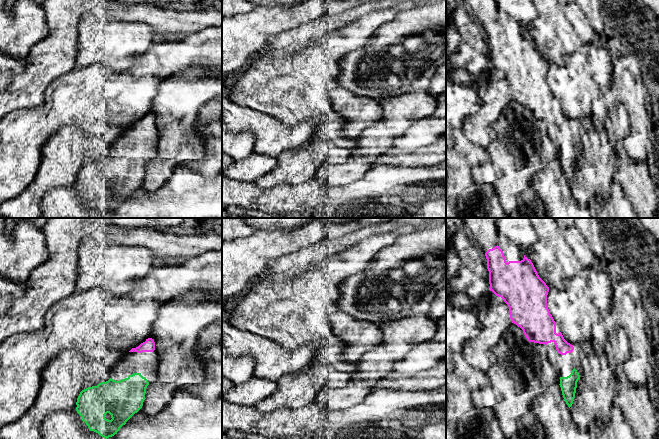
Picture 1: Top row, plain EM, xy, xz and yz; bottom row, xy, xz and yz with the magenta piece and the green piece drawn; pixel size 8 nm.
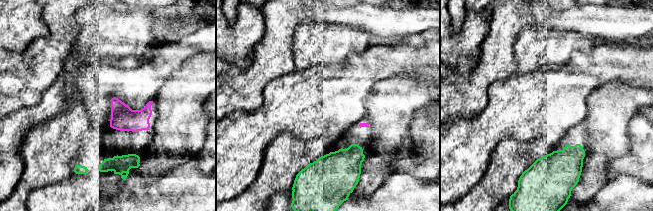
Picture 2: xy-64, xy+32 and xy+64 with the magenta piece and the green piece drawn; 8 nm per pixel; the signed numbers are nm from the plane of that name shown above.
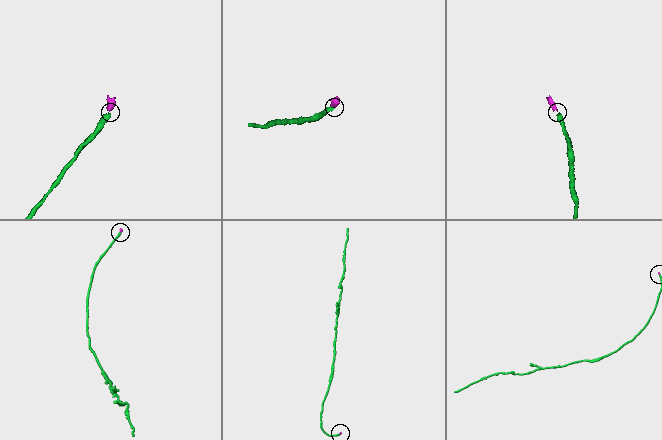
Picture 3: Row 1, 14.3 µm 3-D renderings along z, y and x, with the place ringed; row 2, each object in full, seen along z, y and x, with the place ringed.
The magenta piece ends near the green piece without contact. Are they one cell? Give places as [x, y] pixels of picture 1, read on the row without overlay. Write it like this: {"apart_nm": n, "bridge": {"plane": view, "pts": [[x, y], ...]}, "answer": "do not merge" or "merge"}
{"apart_nm": 130, "bridge": {"plane": "yz", "pts": [[570, 128], [574, 144]]}, "answer": "merge"}

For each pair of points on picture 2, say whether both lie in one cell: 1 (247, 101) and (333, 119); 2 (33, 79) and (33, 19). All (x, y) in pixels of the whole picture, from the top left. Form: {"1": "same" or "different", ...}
{"1": "different", "2": "different"}

